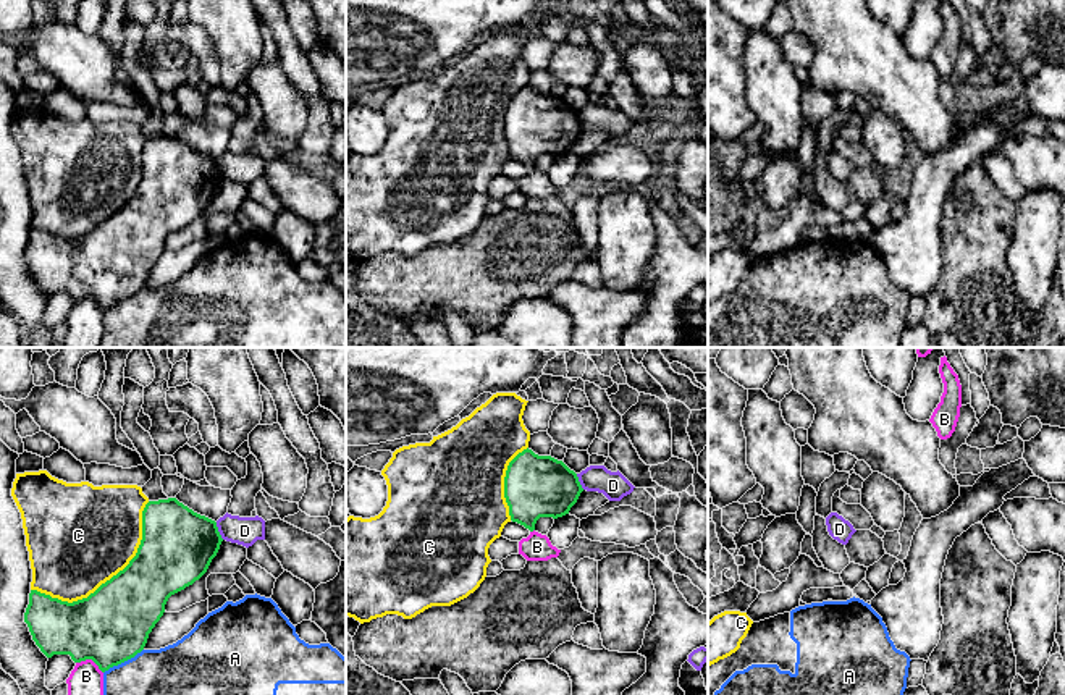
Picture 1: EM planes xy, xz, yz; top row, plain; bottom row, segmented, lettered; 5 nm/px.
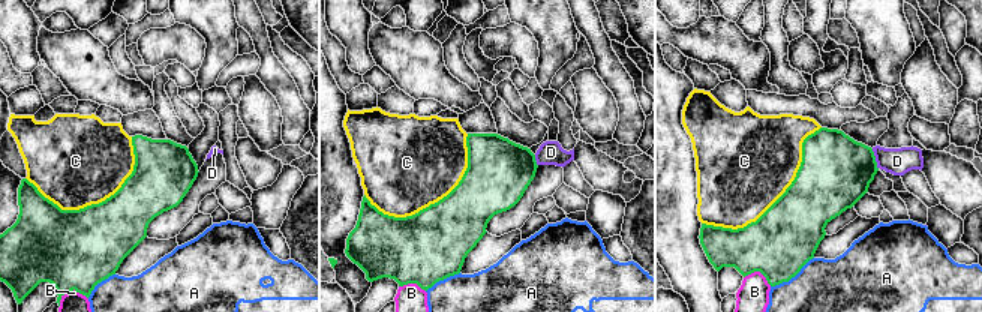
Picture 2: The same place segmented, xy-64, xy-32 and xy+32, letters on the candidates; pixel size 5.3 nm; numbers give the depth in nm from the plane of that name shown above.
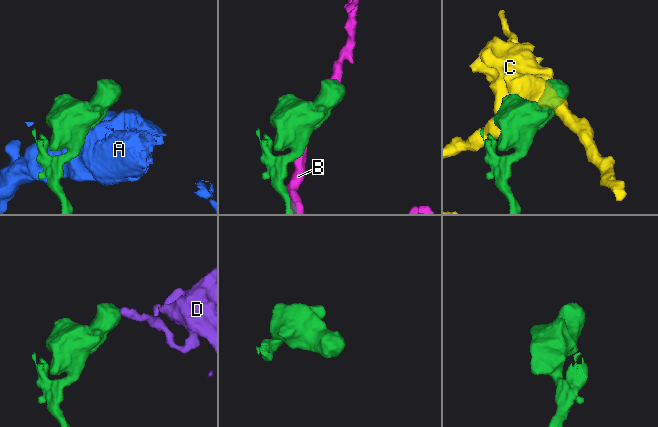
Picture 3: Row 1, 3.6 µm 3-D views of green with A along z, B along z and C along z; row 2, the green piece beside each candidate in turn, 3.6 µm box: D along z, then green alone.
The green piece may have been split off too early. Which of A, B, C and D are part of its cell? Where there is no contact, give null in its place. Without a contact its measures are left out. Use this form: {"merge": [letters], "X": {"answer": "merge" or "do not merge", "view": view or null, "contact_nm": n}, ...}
{"merge": [], "A": {"answer": "do not merge", "view": "xy", "contact_nm": 240}, "B": {"answer": "do not merge", "view": "xy", "contact_nm": 150}, "C": {"answer": "do not merge", "view": "xy", "contact_nm": 750}, "D": {"answer": "do not merge", "view": "xy", "contact_nm": 100}}

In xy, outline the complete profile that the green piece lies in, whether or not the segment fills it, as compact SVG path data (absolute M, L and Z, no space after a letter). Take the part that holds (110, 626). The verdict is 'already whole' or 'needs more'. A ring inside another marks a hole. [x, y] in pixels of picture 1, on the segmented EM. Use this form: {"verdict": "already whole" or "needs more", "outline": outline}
{"verdict": "already whole", "outline": "M176 498L149 501L142 511L142 540L136 556L94 593L68 603L31 590L24 622L32 640L47 658L69 655L74 663L92 659L102 672L134 658L163 616L168 598L207 572L221 541L215 520Z"}

